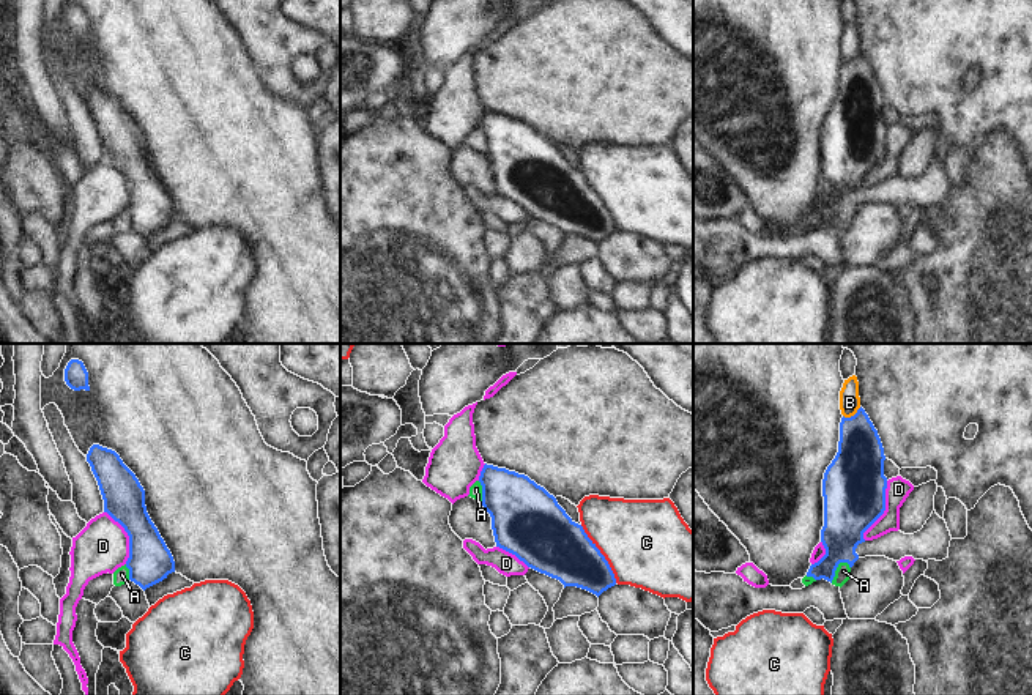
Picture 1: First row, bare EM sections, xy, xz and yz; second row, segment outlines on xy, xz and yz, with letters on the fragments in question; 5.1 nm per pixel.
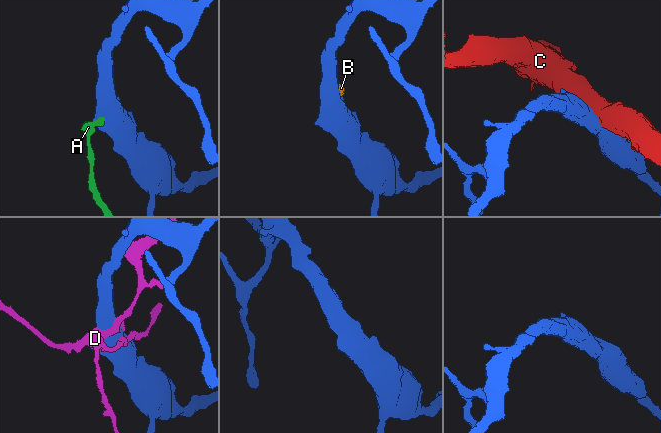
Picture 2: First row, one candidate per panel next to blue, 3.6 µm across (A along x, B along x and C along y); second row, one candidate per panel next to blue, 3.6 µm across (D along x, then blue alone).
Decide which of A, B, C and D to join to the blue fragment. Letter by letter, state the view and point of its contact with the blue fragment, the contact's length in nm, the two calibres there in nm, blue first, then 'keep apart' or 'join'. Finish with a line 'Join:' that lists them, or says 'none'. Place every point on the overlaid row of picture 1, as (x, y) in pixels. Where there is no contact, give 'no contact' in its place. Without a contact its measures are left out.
A: meets blue in yz at (835, 569); contact 140 nm long; 220 nm thick on the blue side, 80 nm on the other; keep apart
B: meets blue in yz at (851, 416); contact 110 nm long; 260 nm thick on the blue side, 110 nm on the other; keep apart
C: meets blue in xz at (601, 553); contact 340 nm long; 300 nm thick on the blue side, 440 nm on the other; keep apart
D: meets blue in yz at (884, 509); contact 320 nm long; 320 nm thick on the blue side, 120 nm on the other; keep apart
Join: none

